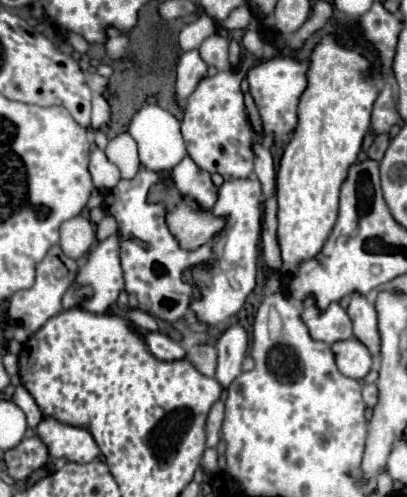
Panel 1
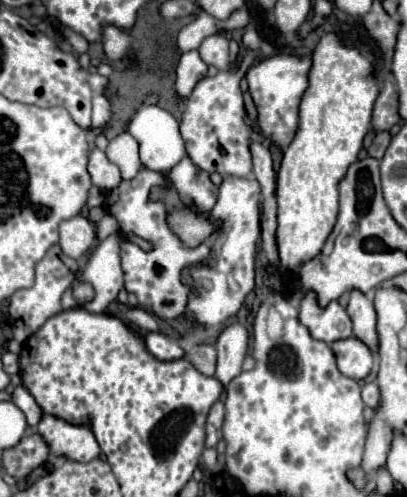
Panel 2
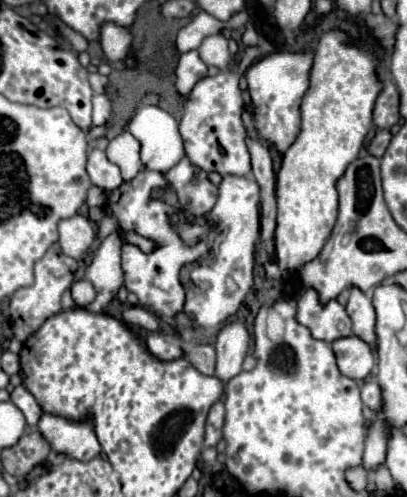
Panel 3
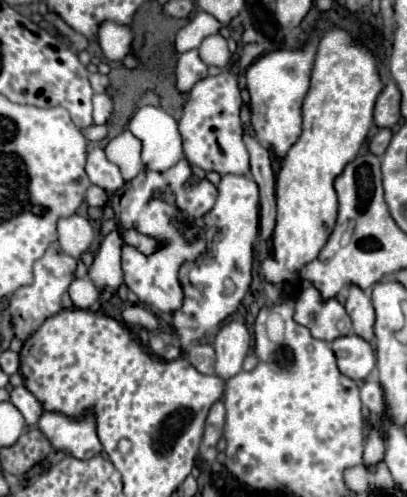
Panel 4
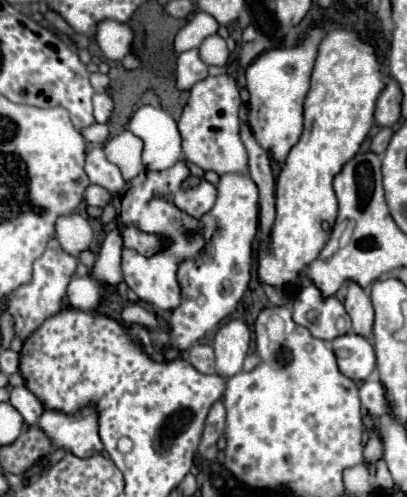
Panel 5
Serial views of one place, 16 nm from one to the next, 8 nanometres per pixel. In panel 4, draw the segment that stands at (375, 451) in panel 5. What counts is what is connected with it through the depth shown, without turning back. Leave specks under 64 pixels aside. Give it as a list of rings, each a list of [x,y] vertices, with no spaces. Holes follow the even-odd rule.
[[[374,424],[364,448],[364,466],[374,466],[380,460],[384,460],[384,440],[378,426]]]

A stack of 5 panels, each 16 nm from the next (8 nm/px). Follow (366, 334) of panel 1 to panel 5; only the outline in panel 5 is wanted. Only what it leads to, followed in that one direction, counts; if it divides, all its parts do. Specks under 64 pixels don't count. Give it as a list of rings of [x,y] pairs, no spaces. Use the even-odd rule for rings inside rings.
[[[346,282],[346,300],[344,308],[348,316],[352,318],[352,328],[356,334],[364,338],[372,338],[372,320],[374,320],[374,310],[368,292],[356,284],[356,282]]]

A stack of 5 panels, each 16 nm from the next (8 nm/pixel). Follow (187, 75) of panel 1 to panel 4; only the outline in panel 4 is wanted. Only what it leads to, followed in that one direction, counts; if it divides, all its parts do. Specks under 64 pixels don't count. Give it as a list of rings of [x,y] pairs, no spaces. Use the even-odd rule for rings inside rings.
[[[188,50],[180,54],[176,66],[176,86],[180,92],[190,92],[192,86],[208,76],[208,66],[200,60],[198,50]]]

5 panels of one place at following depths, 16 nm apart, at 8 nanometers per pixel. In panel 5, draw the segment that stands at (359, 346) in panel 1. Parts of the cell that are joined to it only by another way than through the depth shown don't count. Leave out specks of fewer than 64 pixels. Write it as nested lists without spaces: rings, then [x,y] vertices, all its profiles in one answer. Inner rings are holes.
[[[350,332],[350,334],[338,336],[332,346],[338,358],[338,368],[346,378],[362,382],[374,374],[376,356],[370,340]]]

